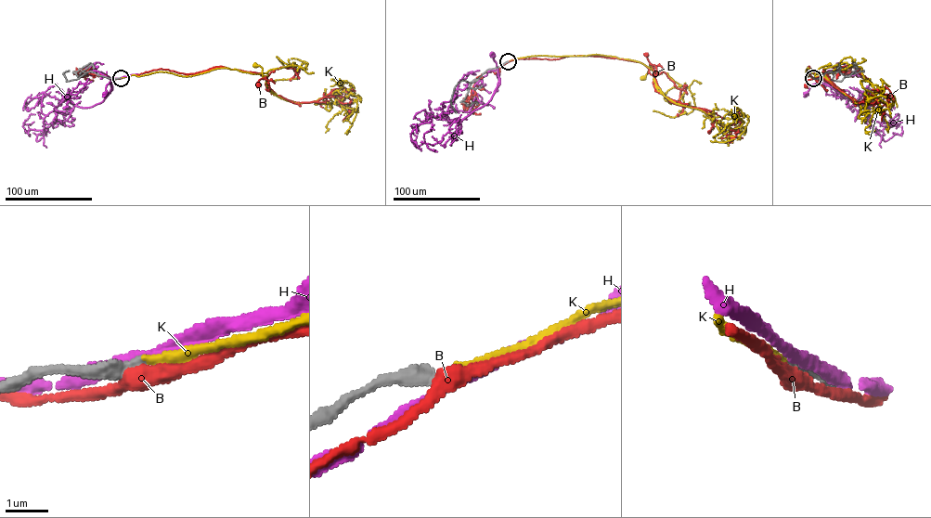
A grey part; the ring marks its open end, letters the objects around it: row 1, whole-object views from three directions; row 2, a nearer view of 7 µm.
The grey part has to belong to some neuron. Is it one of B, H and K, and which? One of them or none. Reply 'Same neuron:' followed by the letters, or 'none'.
Same neuron: K

